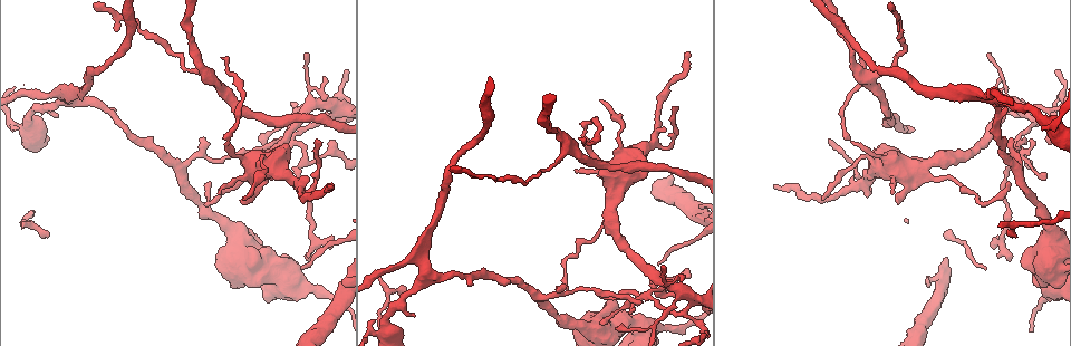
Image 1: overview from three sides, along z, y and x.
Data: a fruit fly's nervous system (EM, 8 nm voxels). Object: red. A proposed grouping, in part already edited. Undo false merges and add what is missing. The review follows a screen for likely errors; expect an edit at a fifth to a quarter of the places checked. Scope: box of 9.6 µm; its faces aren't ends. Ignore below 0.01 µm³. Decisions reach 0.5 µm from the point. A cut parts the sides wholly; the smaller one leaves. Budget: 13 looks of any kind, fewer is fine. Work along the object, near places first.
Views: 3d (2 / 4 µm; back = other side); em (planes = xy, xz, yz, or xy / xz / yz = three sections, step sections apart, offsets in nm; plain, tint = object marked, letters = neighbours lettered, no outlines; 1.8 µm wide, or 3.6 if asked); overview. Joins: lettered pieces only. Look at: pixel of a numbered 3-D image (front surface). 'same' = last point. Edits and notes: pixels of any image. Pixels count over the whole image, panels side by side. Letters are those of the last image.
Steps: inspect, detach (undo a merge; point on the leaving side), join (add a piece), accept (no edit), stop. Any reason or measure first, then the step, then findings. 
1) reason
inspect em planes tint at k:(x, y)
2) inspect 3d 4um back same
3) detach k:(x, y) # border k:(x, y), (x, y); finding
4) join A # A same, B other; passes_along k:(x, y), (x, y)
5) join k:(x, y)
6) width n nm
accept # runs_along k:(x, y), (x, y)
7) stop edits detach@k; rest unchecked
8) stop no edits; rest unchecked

sharp bend
inspect 3d 2um at 1:(432, 275)

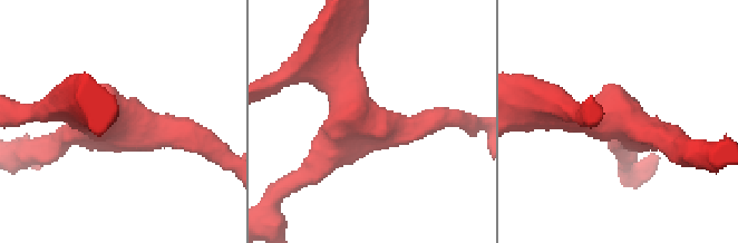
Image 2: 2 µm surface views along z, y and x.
arms 4; shape alone is not enough
inspect em planes letters at 2:(122, 116)

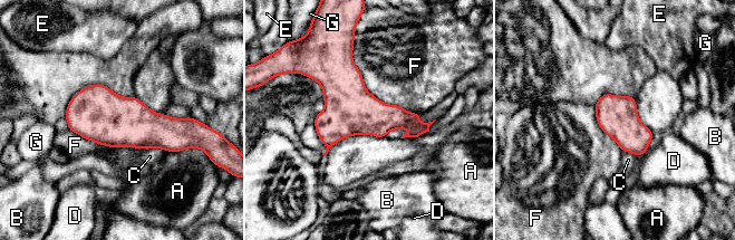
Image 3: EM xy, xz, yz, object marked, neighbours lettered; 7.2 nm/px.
accept # A other, B other, C other, D other, E other, F other, G other; border 3:(353, 40), (364, 86), (419, 113); one cell here

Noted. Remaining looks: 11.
small branch off a trunk
inspect em xy step 16 tint at 1:(296, 183)

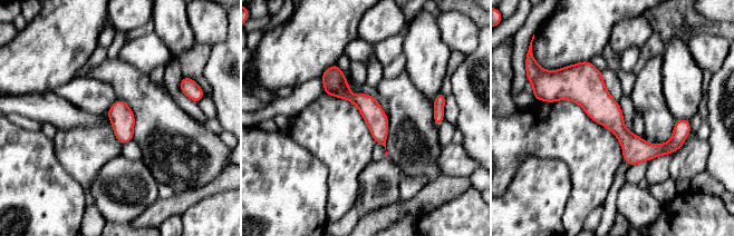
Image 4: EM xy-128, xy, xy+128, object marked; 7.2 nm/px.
inspect em planes tint same

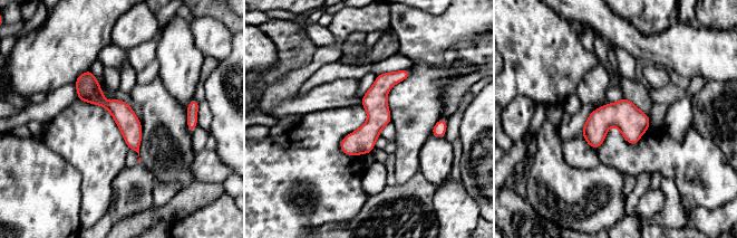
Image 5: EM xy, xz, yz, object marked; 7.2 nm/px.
see the neighbours
inspect em planes letters same

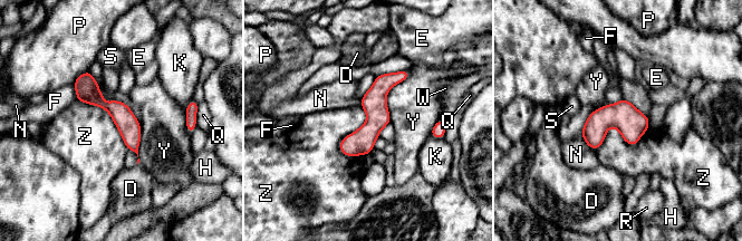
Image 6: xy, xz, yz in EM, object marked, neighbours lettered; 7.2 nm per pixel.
accept # D other, E other, F other, H other, K other, N other, P other, Q other, R other, S other, W other, Y other, Z other; border 6:(359, 104), (346, 156); all the same cell

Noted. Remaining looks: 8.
abrupt turn
inspect em 3.6um planes letters at 1:(291, 145)

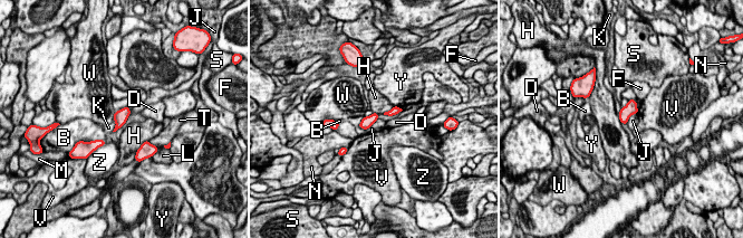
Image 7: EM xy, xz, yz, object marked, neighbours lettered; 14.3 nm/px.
longest_contact H 300 nm
accept # B other, D other, F other, H other, J other, K other, L other, M other, N other, S other, T other, V other, W other, Y other, Z other; all the same cell

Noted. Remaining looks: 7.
thick turns thin
inspect em 3.6um yz step 16 plain at 1:(241, 273)

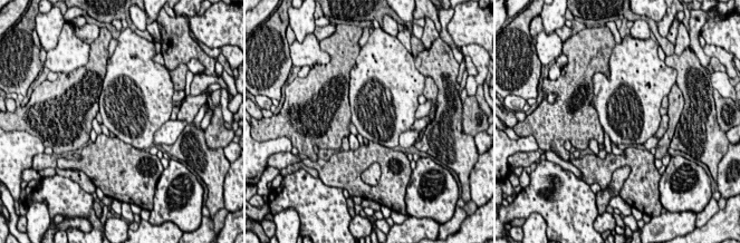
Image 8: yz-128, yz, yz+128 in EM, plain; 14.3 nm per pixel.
inspect em 3.6um yz step 16 letters same

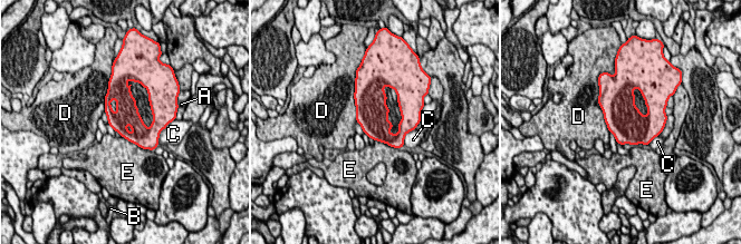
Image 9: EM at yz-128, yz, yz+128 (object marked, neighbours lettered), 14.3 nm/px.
accept # A other, B other, C other, D other, E other; border 9:(121, 135), (130, 142), (152, 150); continuous, no second cell

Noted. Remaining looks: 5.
inspect 3d 4um at 1:(1010, 237)

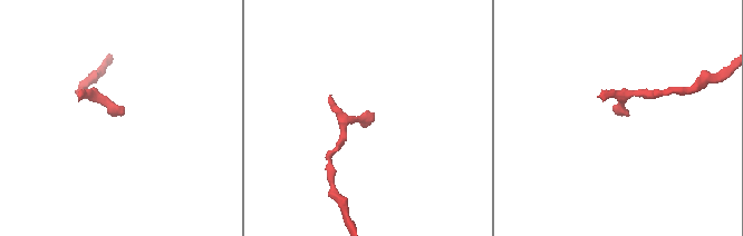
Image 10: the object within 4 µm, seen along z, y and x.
inspect em planes letters at 10:(374, 115)

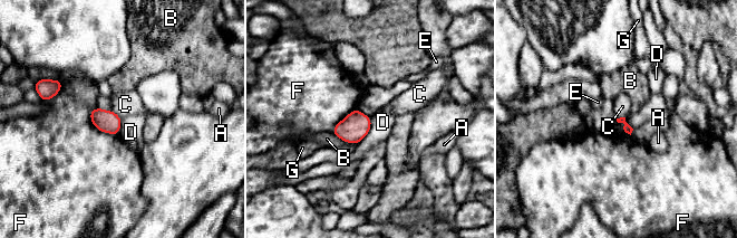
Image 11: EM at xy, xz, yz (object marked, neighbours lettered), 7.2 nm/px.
accept # A other, B other, C other, D other, E other, F other, G other; no lettered piece goes on from it

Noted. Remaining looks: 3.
stop no edits; rest unchecked

